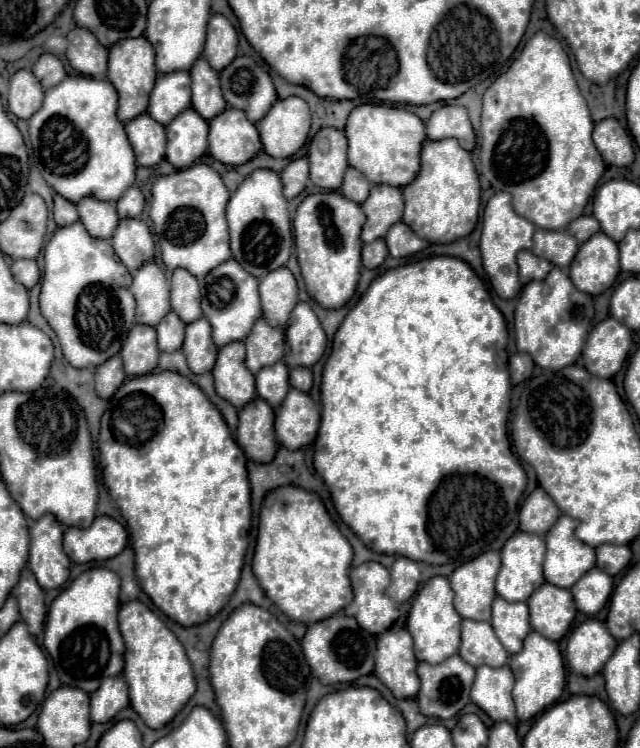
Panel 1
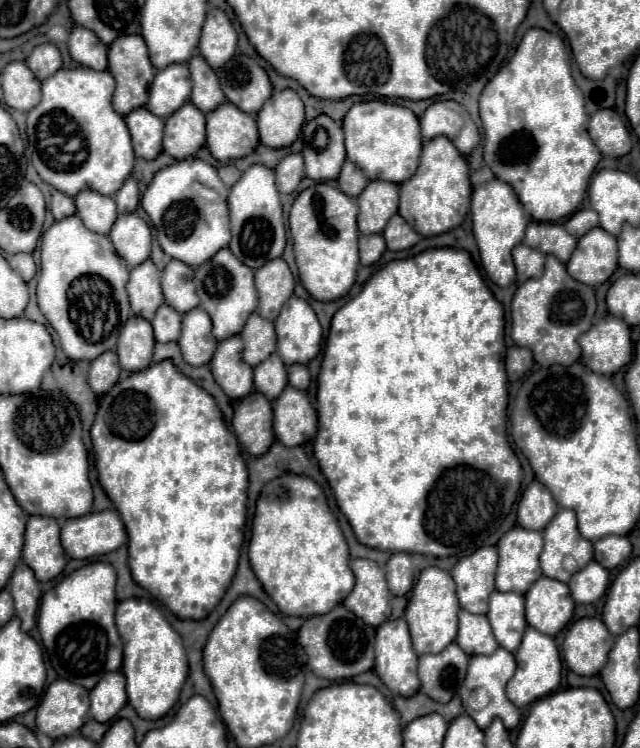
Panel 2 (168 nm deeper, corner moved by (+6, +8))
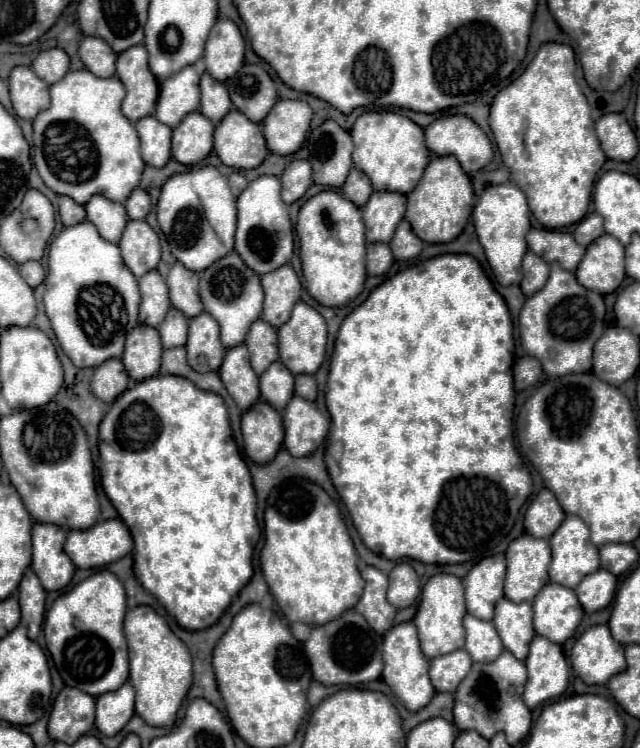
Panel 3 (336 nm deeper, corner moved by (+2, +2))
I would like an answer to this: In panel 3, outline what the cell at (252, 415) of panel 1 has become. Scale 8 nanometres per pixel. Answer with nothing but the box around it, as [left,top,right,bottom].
[241,401,283,463]

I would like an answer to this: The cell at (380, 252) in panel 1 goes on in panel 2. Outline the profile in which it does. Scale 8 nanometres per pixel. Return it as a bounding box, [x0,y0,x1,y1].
[359,235,385,265]

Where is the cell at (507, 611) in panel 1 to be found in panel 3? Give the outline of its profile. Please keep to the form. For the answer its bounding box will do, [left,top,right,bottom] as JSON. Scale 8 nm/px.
[493,599,535,661]

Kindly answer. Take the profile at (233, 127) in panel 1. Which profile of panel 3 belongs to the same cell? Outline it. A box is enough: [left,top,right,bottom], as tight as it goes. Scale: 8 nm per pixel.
[215,109,269,169]

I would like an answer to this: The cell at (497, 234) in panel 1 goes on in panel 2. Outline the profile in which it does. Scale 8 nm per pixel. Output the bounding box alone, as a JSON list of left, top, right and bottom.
[471,179,529,287]

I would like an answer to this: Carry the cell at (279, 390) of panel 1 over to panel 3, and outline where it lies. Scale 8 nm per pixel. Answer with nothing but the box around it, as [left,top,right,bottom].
[261,361,293,411]

